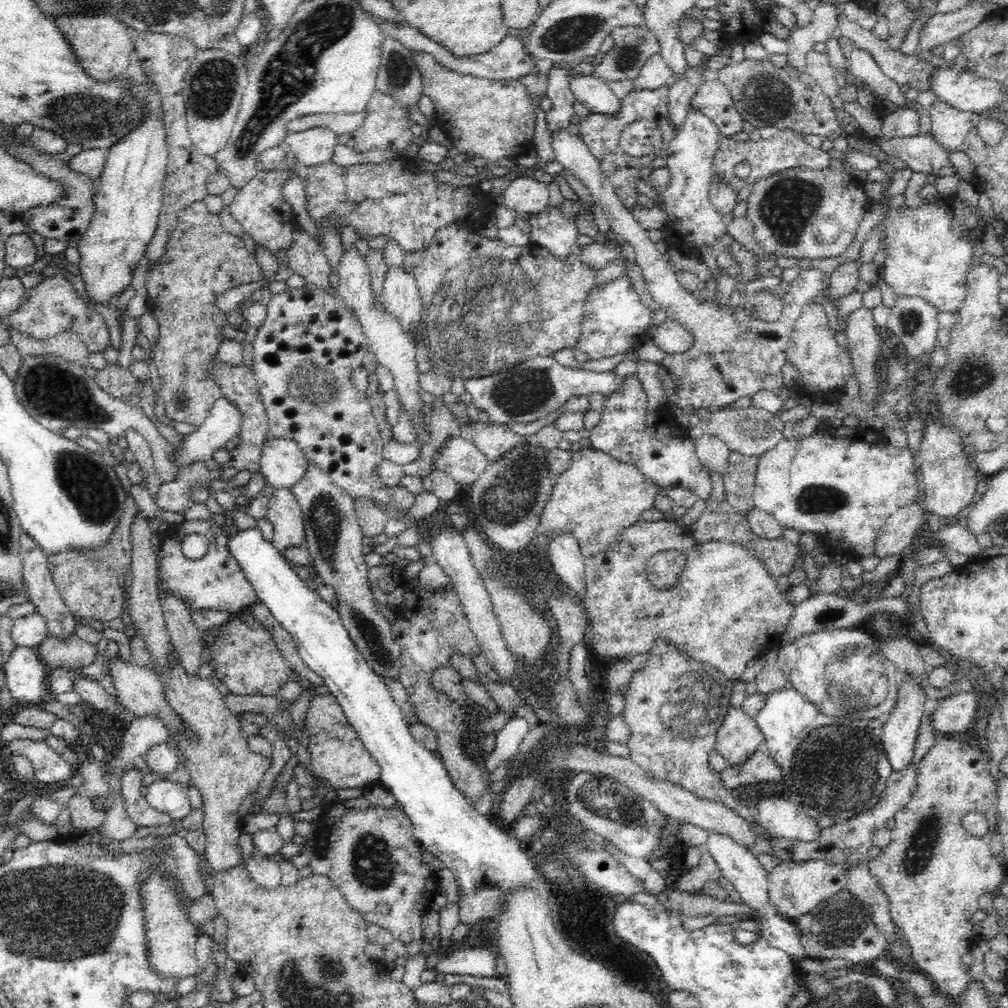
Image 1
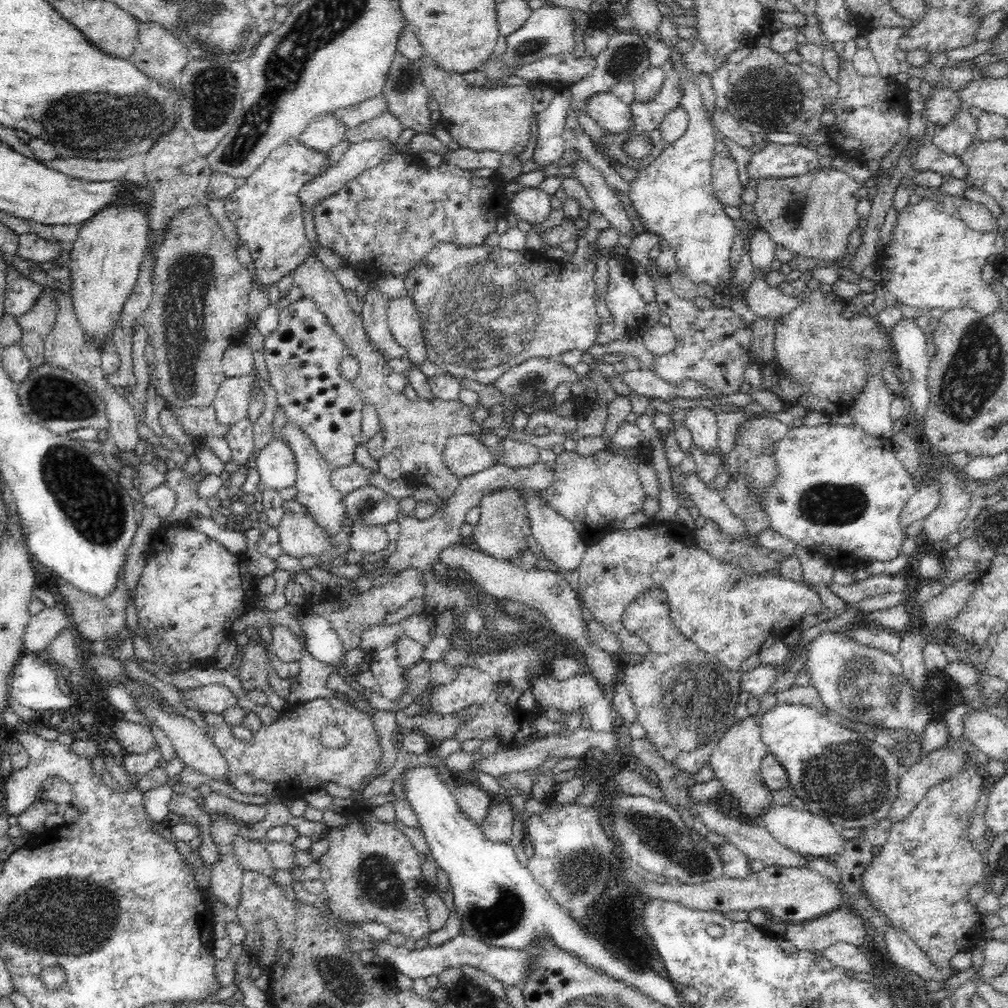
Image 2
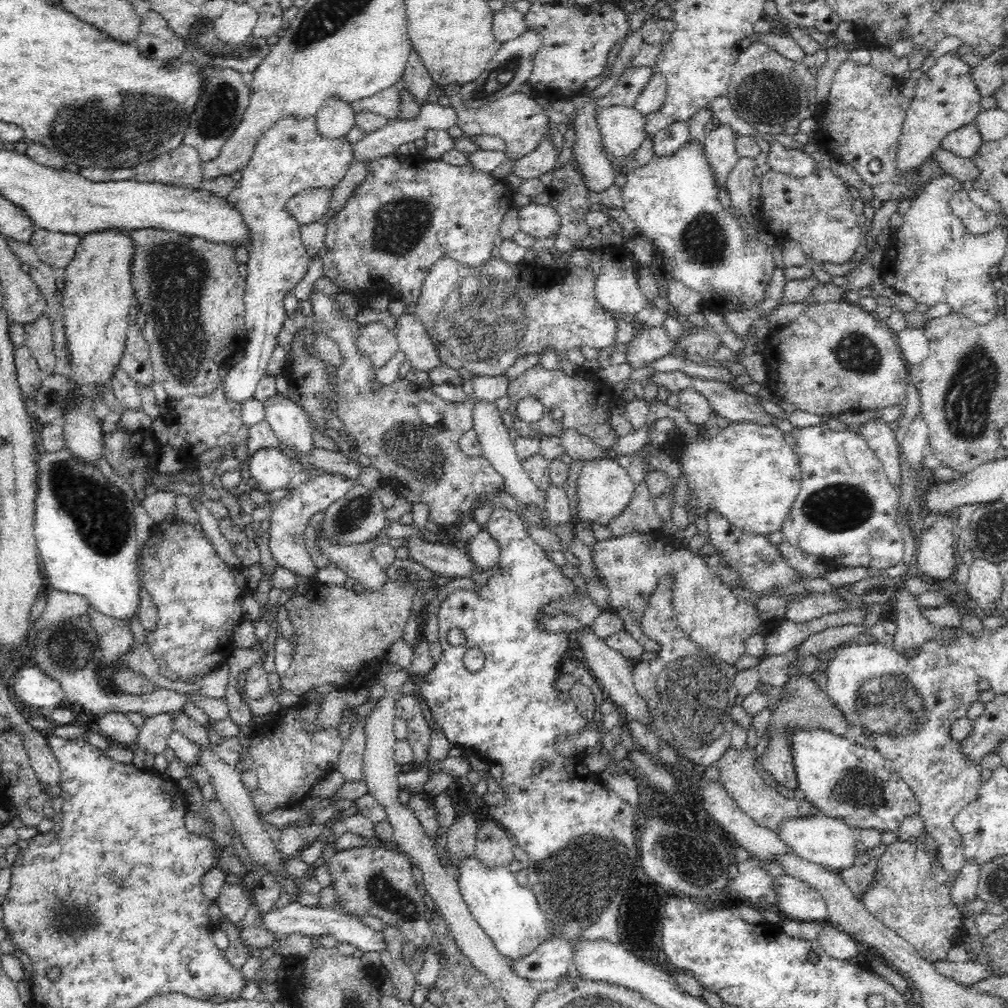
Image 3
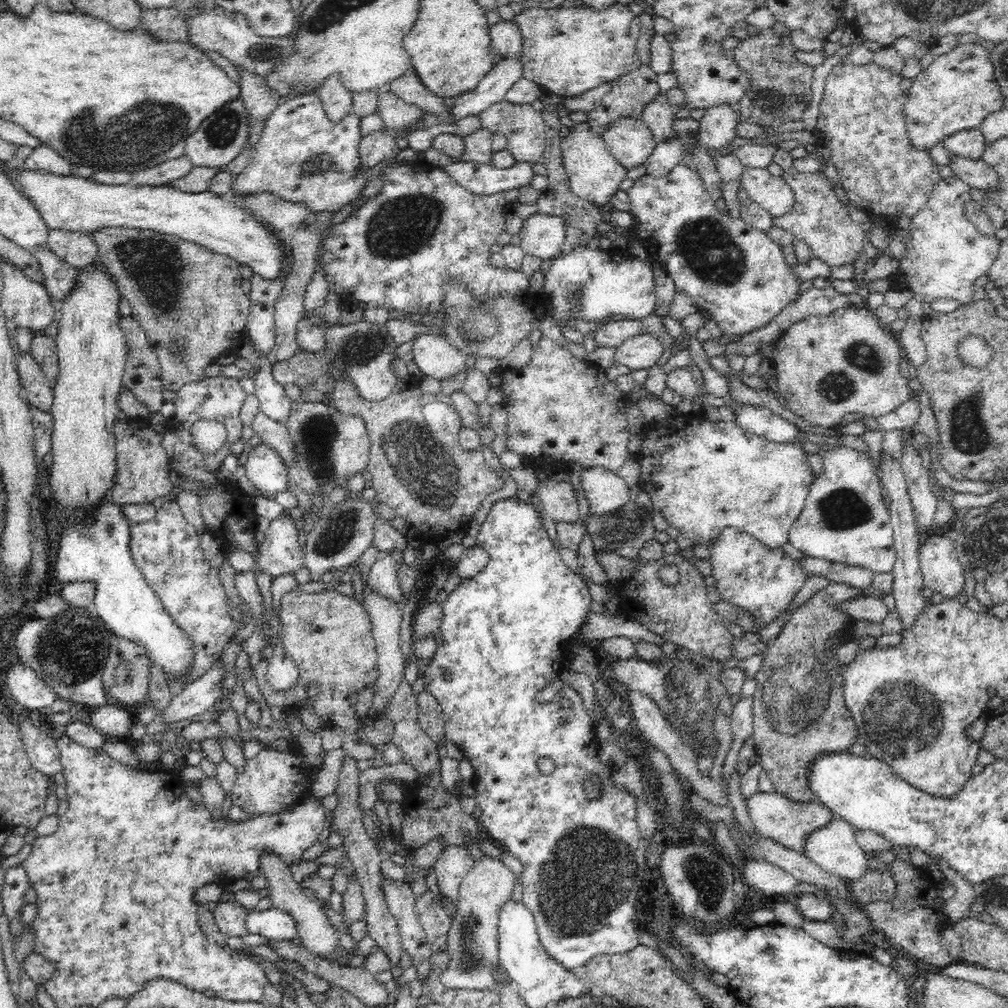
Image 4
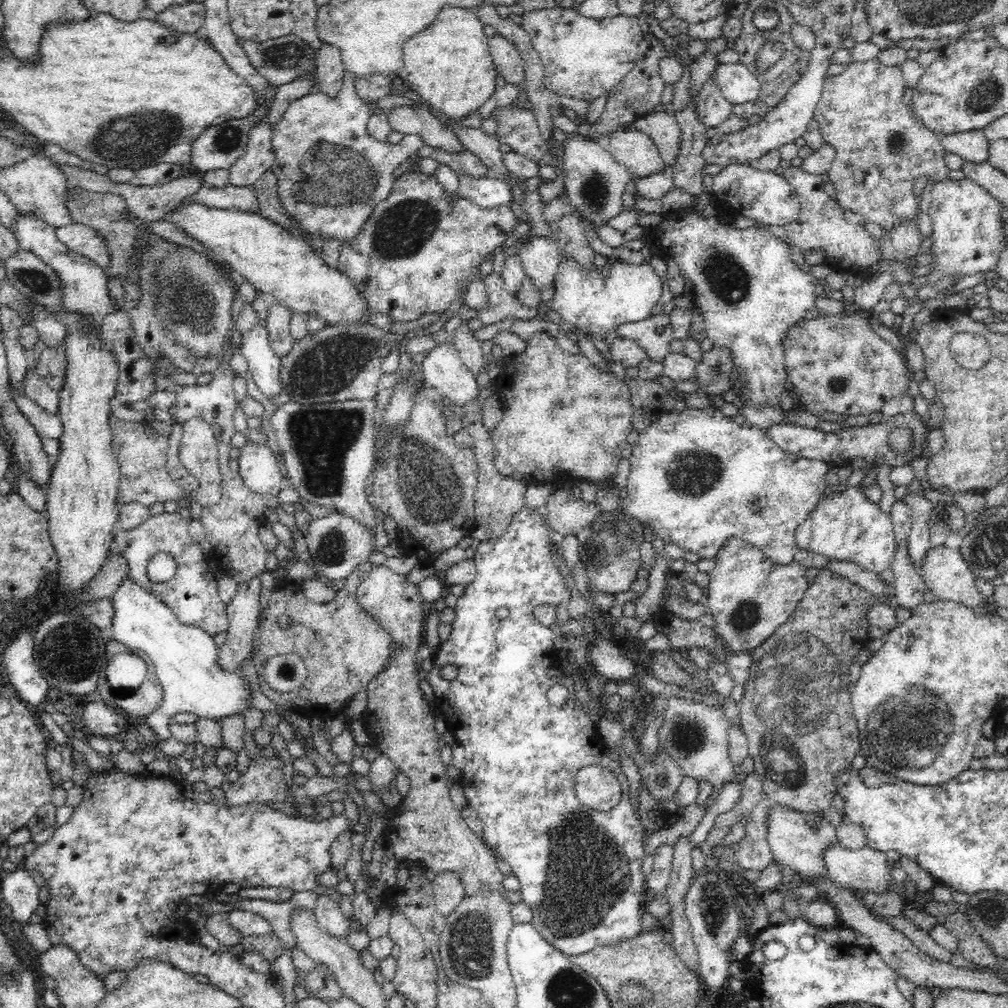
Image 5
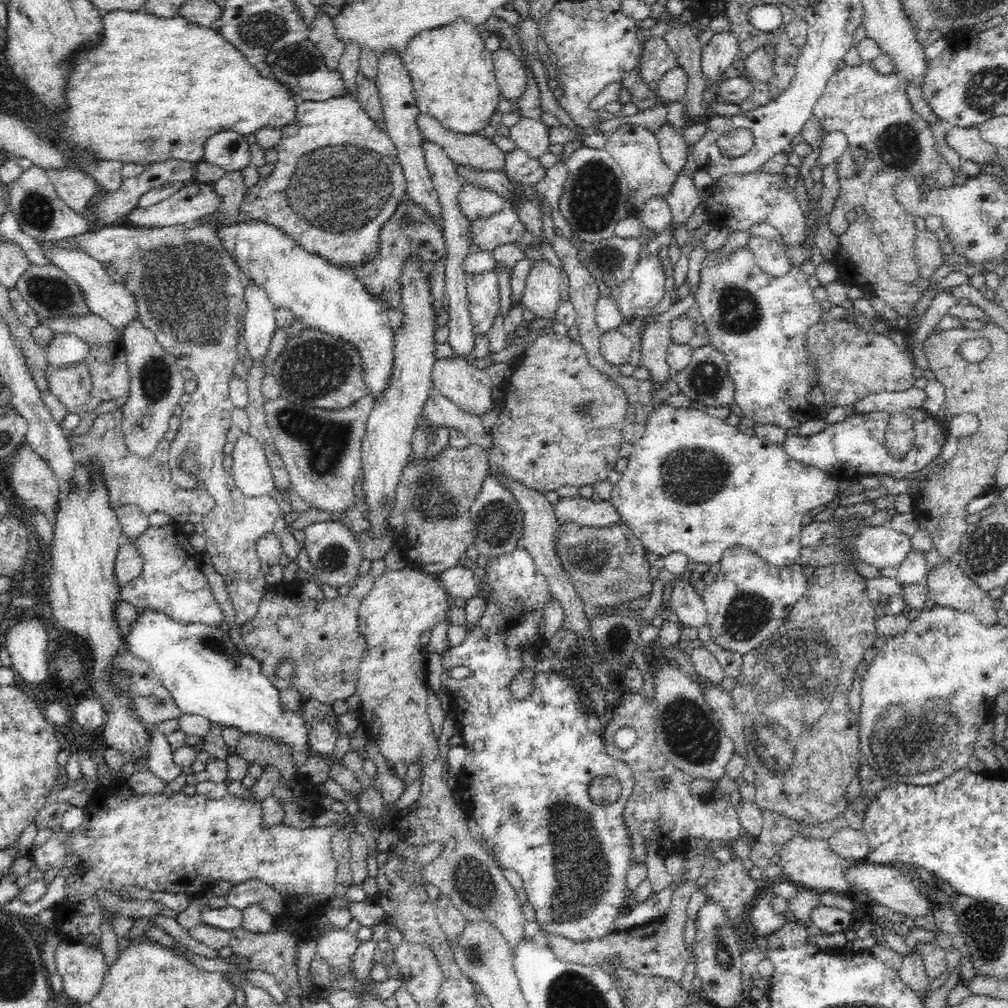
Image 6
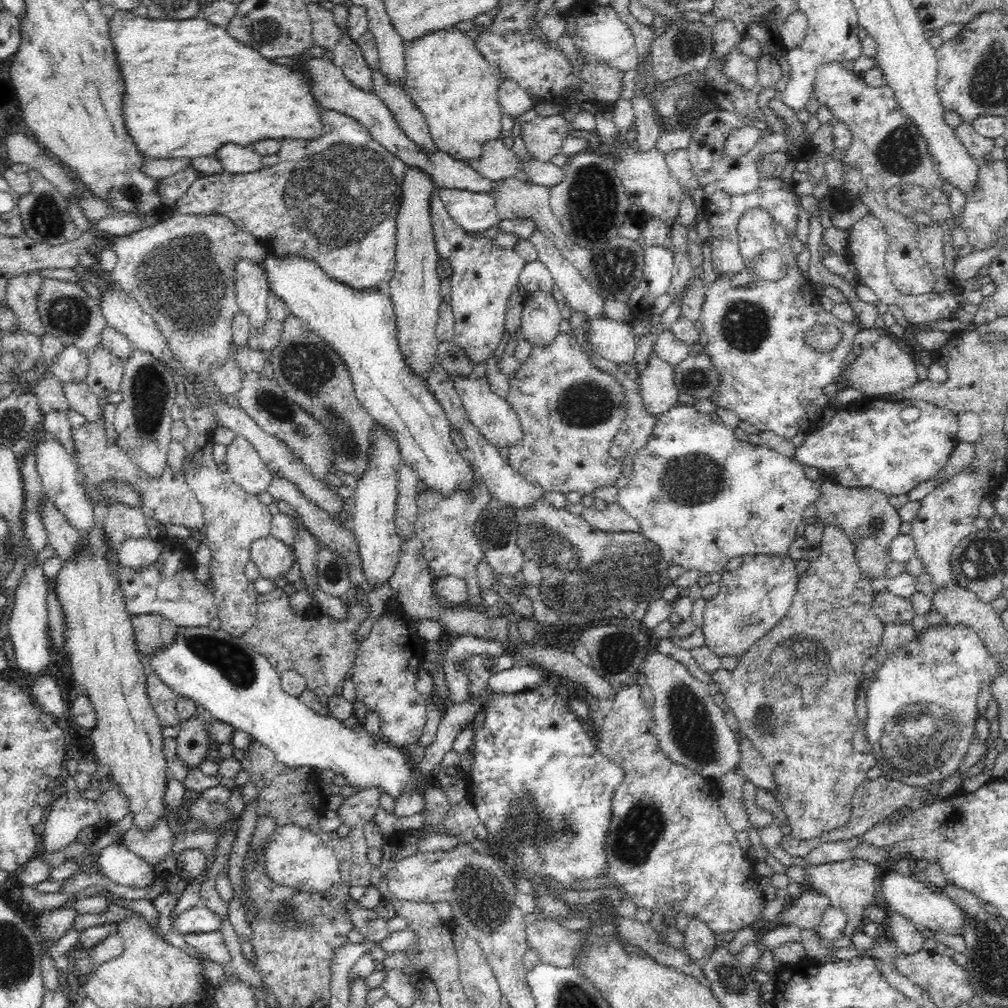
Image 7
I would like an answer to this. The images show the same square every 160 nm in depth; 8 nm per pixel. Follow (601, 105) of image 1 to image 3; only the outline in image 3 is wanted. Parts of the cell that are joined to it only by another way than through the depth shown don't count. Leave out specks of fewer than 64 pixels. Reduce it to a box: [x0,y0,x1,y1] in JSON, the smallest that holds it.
[596,105,646,160]

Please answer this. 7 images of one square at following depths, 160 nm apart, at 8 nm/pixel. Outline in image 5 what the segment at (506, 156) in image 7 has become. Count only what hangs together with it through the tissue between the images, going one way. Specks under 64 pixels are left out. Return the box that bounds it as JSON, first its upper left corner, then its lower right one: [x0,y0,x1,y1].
[388,106,465,152]

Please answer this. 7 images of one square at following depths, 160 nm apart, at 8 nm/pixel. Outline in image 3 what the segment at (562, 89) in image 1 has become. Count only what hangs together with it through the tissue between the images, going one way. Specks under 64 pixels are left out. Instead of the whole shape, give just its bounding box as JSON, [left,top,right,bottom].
[513,134,557,180]

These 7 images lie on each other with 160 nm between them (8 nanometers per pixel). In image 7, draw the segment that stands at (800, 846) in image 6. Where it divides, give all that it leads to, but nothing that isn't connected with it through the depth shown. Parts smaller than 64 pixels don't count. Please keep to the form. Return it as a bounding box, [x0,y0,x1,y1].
[793,857,885,938]

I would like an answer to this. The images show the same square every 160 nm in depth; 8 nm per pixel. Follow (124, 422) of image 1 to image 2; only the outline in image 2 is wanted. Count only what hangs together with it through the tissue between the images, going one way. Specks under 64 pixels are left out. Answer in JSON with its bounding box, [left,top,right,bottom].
[16,362,212,527]

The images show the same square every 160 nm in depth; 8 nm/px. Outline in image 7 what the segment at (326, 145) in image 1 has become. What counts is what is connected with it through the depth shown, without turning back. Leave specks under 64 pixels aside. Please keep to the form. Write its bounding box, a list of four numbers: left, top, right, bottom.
[308,4,340,51]

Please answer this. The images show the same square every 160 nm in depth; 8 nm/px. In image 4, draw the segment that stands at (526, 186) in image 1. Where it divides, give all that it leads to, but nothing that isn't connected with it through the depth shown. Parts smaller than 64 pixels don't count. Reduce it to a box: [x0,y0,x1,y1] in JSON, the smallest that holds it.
[519,213,565,258]

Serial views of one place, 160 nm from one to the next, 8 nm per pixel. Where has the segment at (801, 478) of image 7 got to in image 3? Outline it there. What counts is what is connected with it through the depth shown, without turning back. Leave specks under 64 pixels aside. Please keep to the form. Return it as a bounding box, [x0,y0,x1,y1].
[666,422,801,536]

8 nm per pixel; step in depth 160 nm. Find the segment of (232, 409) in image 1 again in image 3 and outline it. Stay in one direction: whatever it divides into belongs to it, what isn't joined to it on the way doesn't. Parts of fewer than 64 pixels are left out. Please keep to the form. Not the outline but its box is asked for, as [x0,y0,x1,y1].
[223,116,353,404]

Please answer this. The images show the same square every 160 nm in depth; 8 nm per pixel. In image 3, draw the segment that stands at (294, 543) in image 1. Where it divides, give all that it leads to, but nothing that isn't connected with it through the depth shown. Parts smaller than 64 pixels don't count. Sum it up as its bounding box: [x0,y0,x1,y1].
[316,530,392,592]

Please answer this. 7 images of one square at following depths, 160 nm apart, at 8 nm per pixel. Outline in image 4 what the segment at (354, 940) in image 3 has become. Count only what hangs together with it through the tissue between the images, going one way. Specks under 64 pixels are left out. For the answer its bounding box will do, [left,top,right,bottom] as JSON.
[246,906,298,941]

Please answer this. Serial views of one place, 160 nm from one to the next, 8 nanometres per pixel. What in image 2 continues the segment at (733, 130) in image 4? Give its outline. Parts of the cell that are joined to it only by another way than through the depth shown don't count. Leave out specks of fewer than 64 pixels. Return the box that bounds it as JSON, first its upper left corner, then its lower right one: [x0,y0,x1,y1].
[711,157,743,207]

